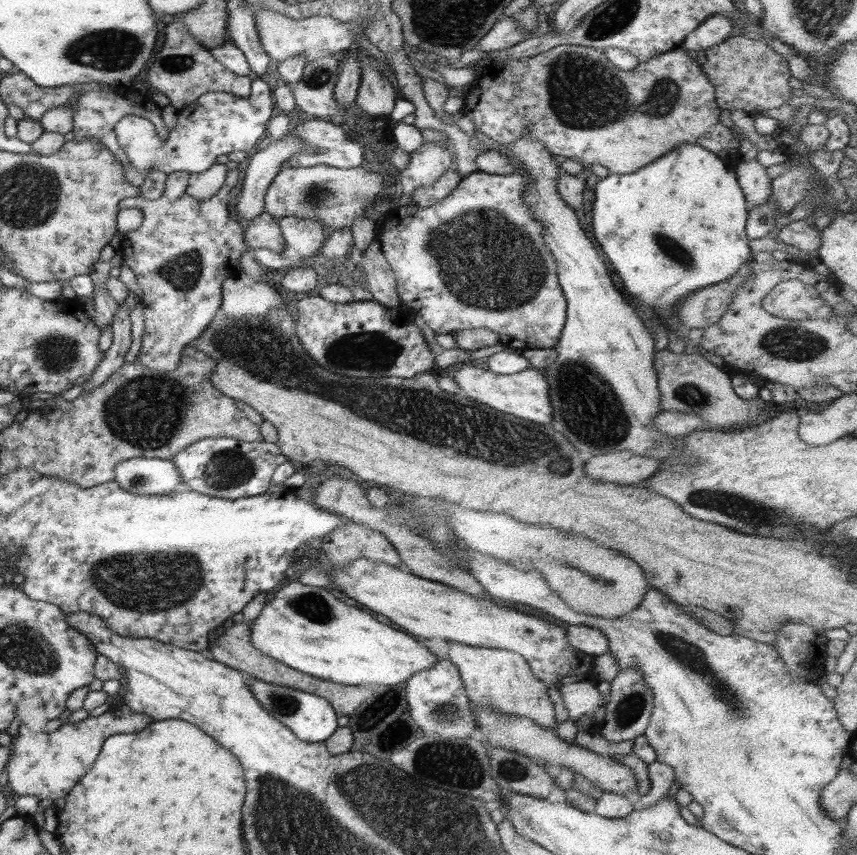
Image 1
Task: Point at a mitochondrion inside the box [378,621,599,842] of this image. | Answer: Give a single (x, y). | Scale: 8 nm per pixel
(458, 766)

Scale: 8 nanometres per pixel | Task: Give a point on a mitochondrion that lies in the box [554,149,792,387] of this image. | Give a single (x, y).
(669, 246)

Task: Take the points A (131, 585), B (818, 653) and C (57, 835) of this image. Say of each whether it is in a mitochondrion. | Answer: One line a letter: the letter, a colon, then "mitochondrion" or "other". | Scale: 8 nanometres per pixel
A: mitochondrion
B: other
C: other

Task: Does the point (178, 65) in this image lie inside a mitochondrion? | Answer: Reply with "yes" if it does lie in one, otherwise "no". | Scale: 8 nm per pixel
yes

